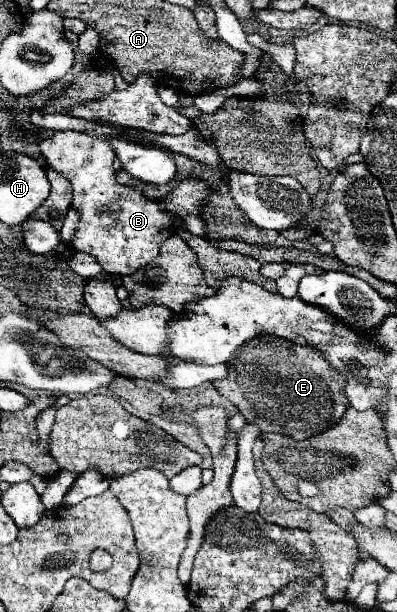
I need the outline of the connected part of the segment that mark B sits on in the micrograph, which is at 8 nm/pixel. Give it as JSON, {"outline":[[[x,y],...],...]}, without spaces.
{"outline":[[[55,132],[41,142],[41,152],[47,164],[73,186],[73,208],[81,212],[81,222],[71,240],[73,248],[95,256],[105,272],[127,276],[149,264],[159,254],[159,246],[173,234],[171,216],[181,216],[191,234],[205,236],[205,224],[199,216],[201,204],[207,198],[203,182],[185,180],[175,186],[165,202],[153,202],[141,192],[117,184],[113,170],[115,152],[101,138],[81,132]]]}

